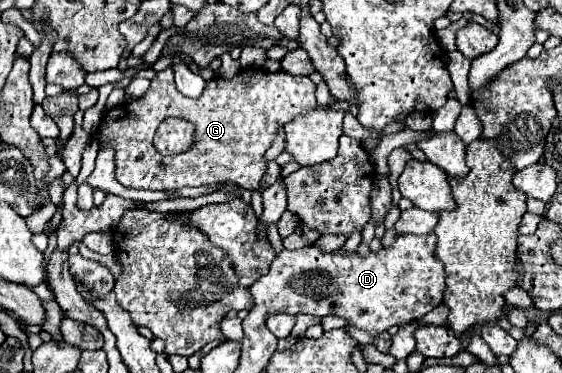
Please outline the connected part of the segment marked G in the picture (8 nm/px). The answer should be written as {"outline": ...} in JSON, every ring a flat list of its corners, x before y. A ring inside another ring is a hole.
{"outline":[[167,67,151,79,151,87,145,95,109,109,95,131,95,139,101,147,113,147,117,155,117,177,125,187,169,191,231,181,253,191,259,187,267,169,263,155,275,141,279,129,315,107,315,83,305,75,297,77,287,71,269,73,247,69,235,79,211,79,207,91,195,101,179,95,173,81,173,69],[167,117,181,117,195,125,189,151,167,157,155,149,153,135]]}

